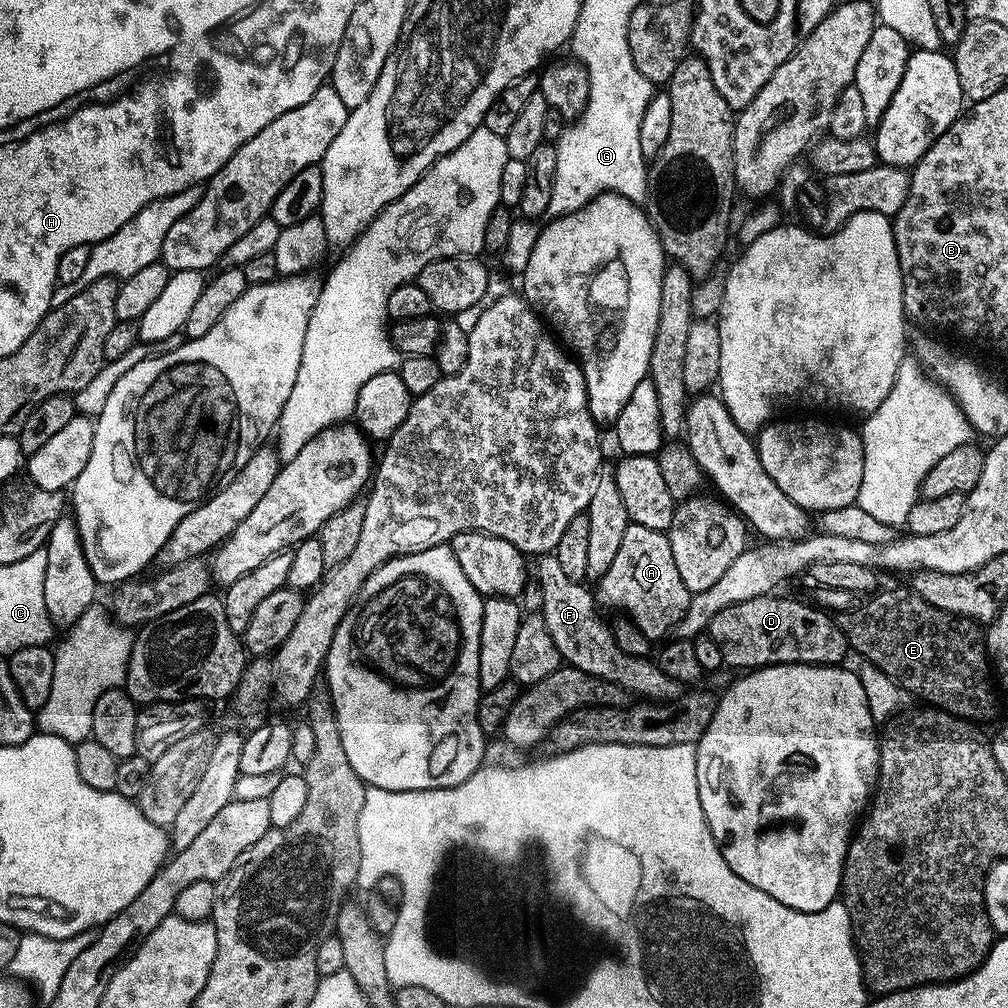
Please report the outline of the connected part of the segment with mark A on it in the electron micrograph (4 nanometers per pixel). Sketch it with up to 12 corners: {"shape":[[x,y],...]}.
{"shape":[[629,523],[597,605],[651,642],[692,597],[667,535]]}

